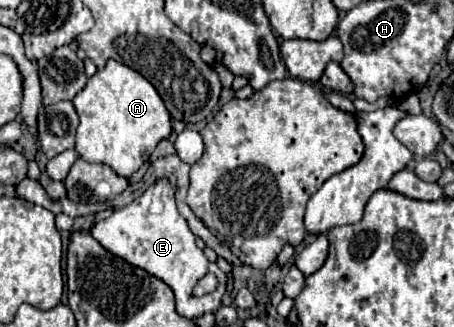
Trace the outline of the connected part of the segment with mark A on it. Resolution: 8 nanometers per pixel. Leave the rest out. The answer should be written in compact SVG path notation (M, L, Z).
M114 59L88 79L86 87L72 99L72 103L80 117L76 153L88 163L110 165L122 177L130 177L138 171L154 147L172 133L170 113L156 89L140 73Z

